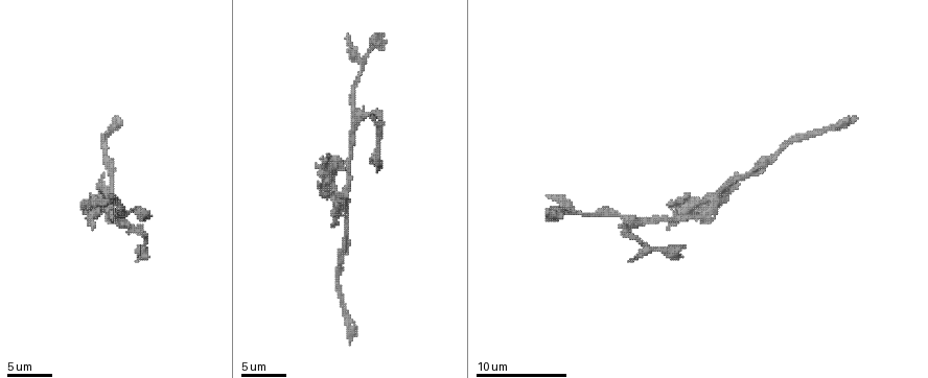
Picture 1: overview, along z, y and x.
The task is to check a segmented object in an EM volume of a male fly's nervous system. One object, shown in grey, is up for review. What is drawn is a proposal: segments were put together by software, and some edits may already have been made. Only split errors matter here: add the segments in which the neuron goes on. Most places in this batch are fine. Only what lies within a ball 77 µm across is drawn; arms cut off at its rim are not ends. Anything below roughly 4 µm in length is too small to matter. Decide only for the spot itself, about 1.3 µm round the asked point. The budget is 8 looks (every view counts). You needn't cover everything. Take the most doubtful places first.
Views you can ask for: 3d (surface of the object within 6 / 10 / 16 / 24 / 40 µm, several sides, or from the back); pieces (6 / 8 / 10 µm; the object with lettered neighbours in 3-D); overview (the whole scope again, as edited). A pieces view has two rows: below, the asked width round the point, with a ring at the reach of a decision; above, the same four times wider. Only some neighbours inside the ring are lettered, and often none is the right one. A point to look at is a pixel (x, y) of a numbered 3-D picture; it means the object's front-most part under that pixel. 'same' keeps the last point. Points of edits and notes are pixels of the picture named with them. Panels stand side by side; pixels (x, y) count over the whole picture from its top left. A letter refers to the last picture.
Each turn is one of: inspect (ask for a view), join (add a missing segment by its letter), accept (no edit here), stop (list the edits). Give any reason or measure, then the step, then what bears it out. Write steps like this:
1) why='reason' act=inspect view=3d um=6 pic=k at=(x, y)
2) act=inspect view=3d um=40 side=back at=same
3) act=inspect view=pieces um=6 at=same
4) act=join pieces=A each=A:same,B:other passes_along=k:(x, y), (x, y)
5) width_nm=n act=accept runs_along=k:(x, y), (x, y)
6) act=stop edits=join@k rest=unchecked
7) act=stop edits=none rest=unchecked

why='free end' act=inspect view=pieces um=8 pic=1 at=(855, 120)

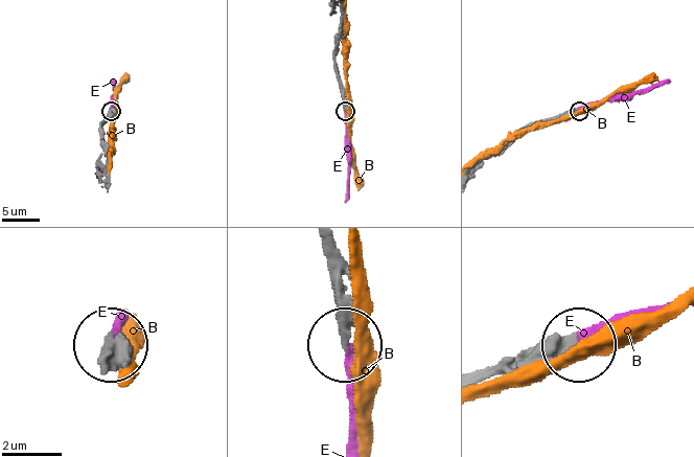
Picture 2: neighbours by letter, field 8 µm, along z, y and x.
act=join pieces=E each=B:other,E:same passes_along=2:(337, 266), (352, 443) found='the neuron continues'

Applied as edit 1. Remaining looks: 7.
why='an open end' act=inspect view=pieces um=6 pic=1 at=(104, 174)

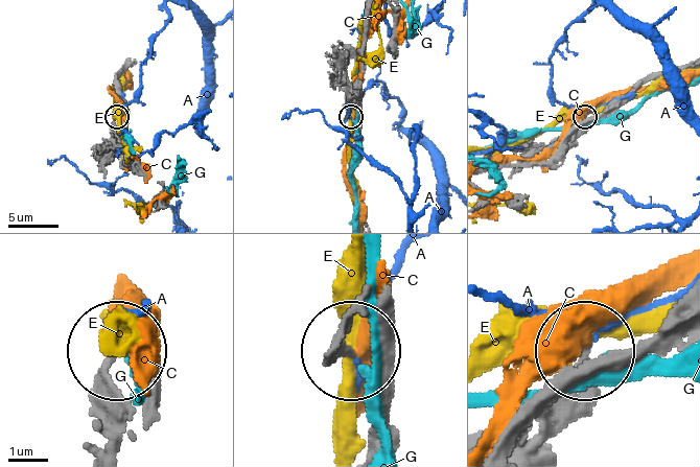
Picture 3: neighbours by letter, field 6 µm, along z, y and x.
width_nm=190 act=accept each=A:other,C:other,E:other,G:other found='no lettered segment goes on from it'

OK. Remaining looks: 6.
why='branch stops here' act=inspect view=3d um=10 pic=1 at=(632, 262)

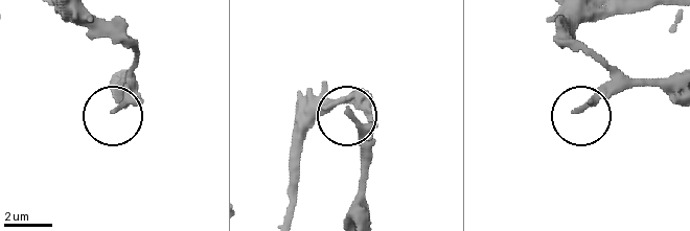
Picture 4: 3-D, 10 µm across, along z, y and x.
act=inspect view=pieces um=8 pic=4 at=(575, 110)

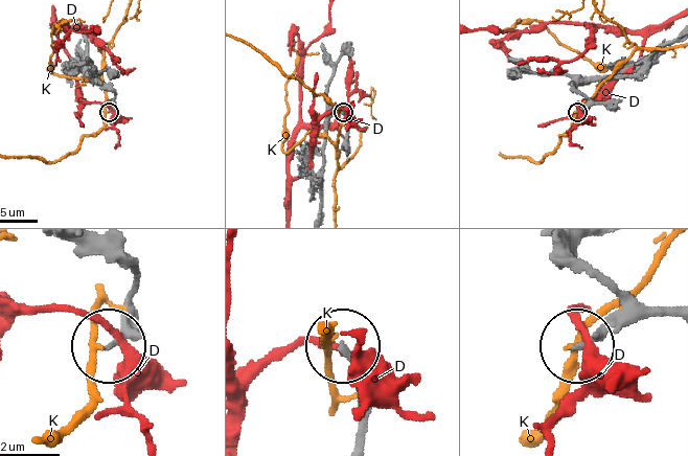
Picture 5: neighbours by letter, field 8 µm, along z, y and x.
act=accept each=D:other,K:other runs_along=5:(642, 66), (585, 78), (575, 88), (587, 101), (577, 111) found='no lettered segment goes on from it'

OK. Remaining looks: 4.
why='an open end' act=inspect view=3d um=6 pic=1 at=(347, 37)

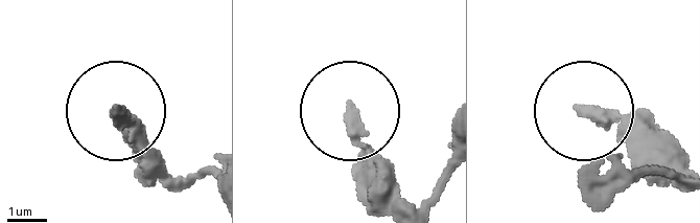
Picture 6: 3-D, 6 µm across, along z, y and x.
act=inspect view=pieces um=10 pic=6 at=(581, 112)

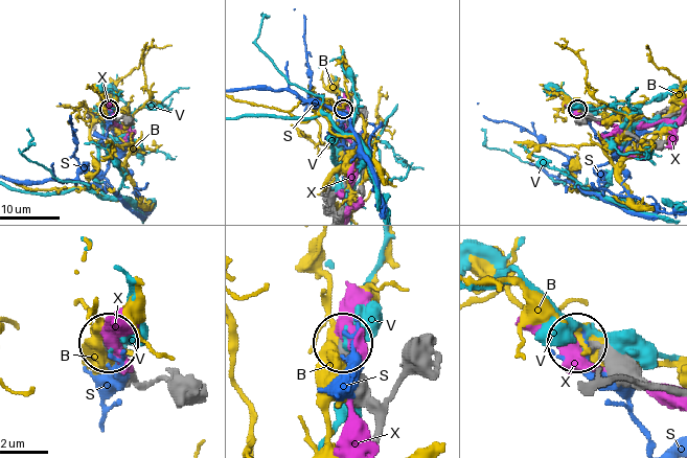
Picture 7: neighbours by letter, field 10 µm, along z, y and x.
act=accept each=B:other,S:other,V:other,X:other found='no lettered segment goes on from it'

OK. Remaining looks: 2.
act=stop edits=join@2 rest=unchecked

